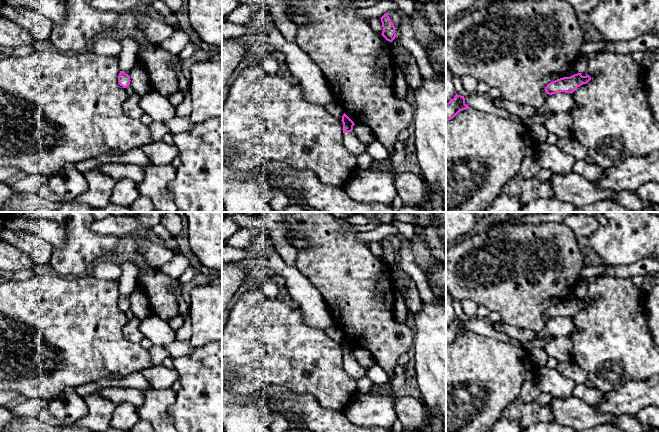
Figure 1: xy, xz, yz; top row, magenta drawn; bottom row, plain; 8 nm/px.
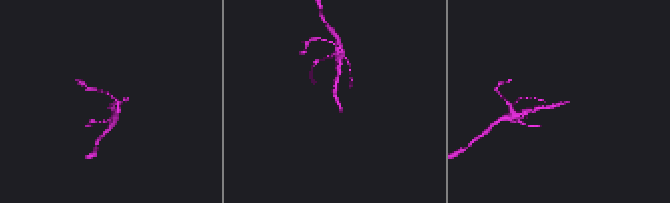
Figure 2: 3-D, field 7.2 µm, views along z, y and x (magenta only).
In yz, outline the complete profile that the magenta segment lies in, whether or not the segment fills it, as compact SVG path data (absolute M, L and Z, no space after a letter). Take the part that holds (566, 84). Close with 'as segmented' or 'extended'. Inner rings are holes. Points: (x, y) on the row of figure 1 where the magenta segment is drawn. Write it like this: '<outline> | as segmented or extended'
M581 73L574 74L570 77L557 79L545 87L545 92L549 95L556 93L573 93L578 87L587 84L591 80L589 75L582 76Z | as segmented

